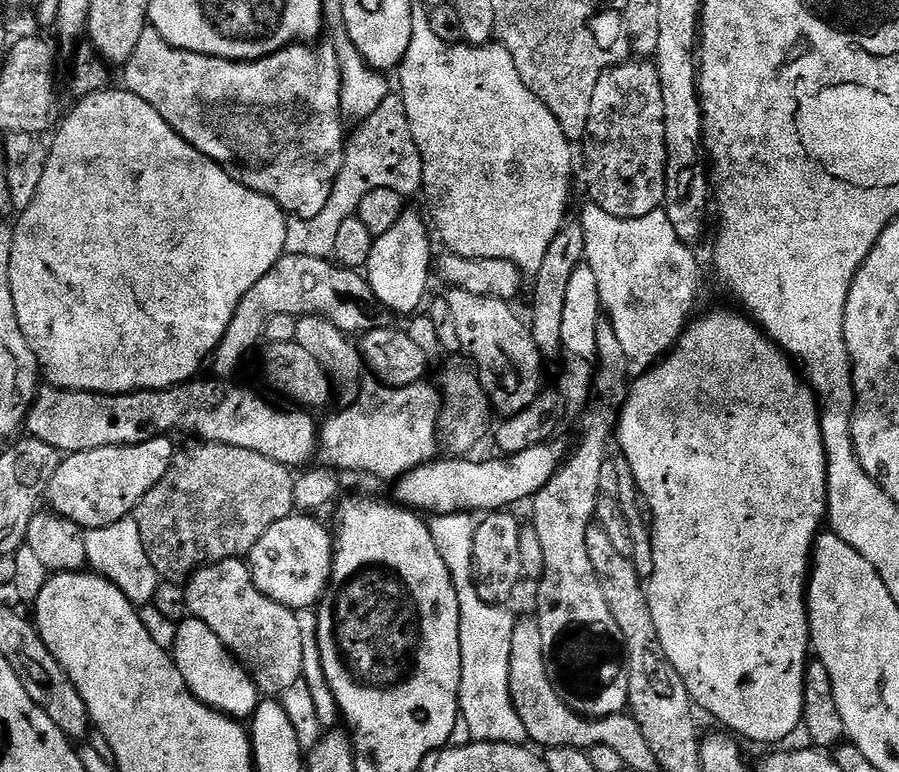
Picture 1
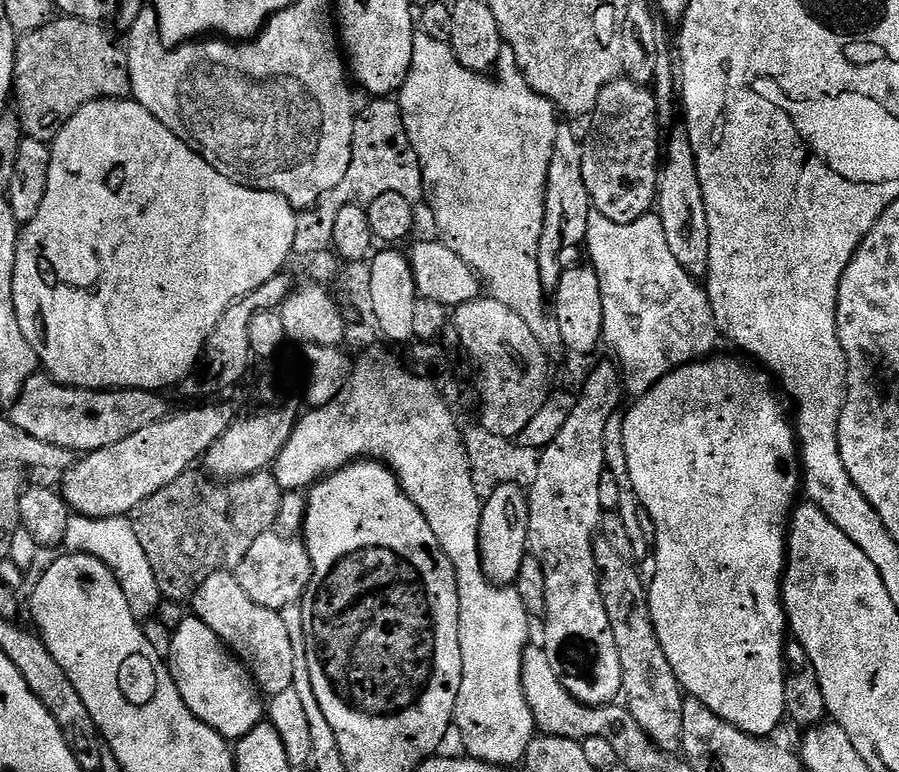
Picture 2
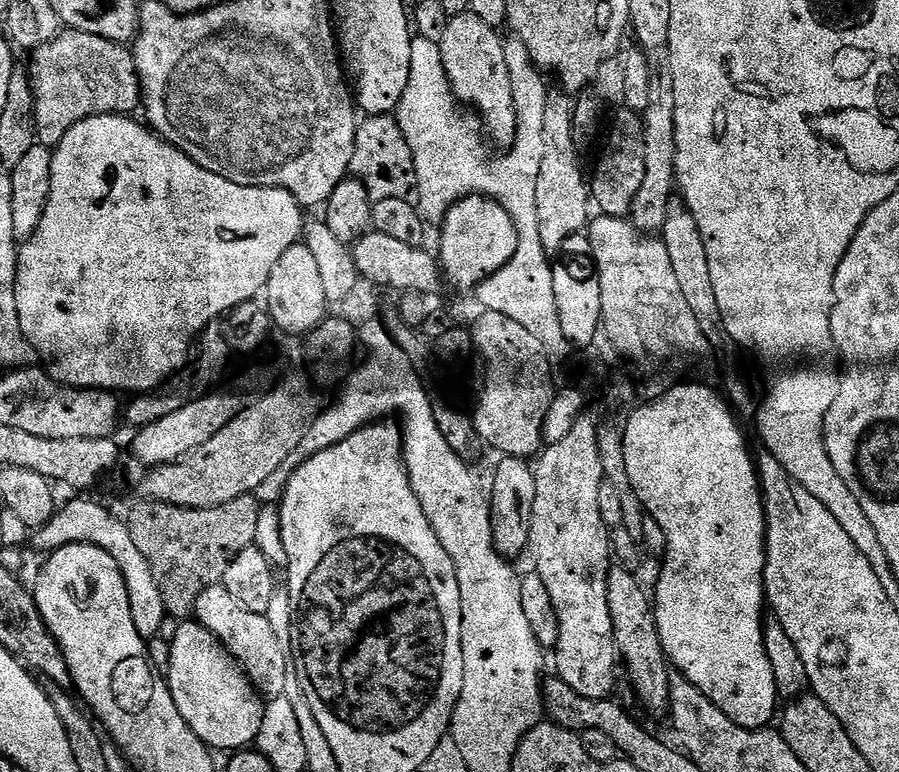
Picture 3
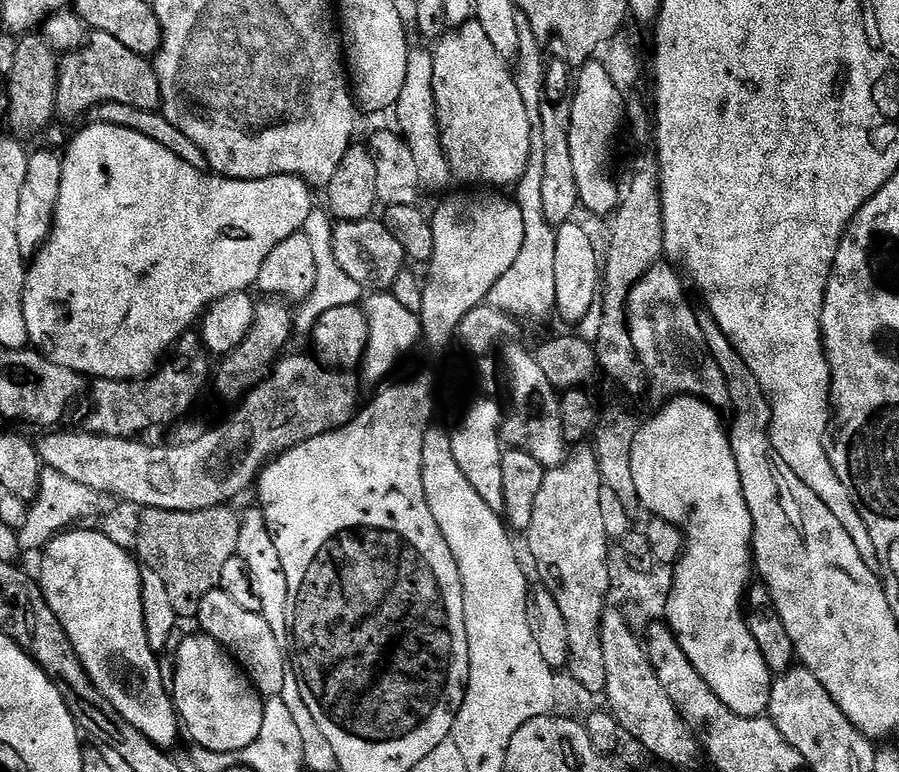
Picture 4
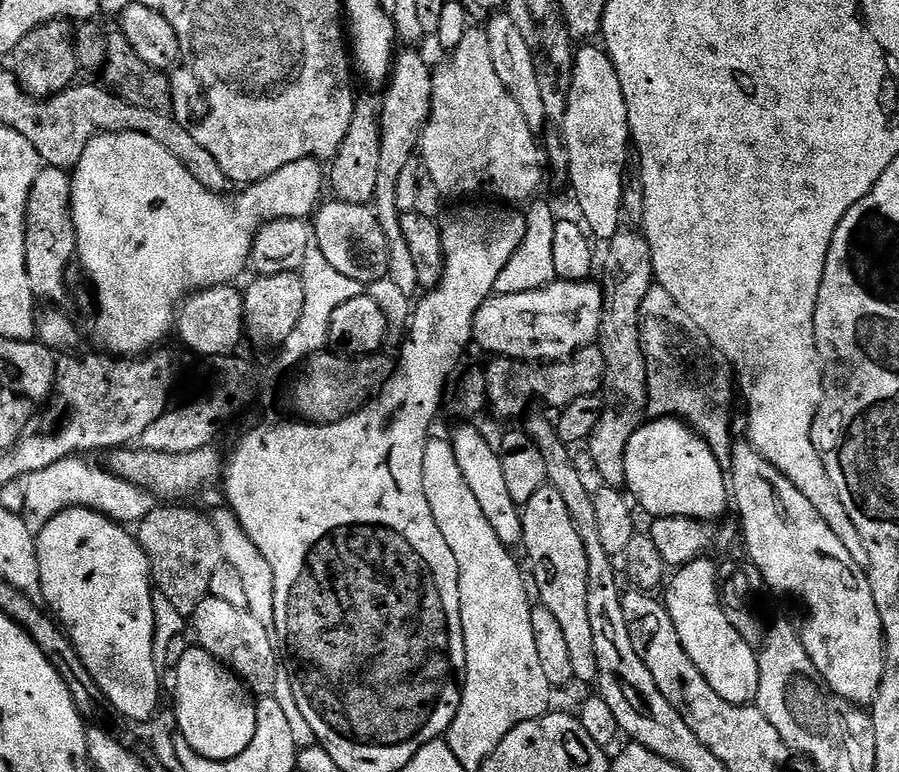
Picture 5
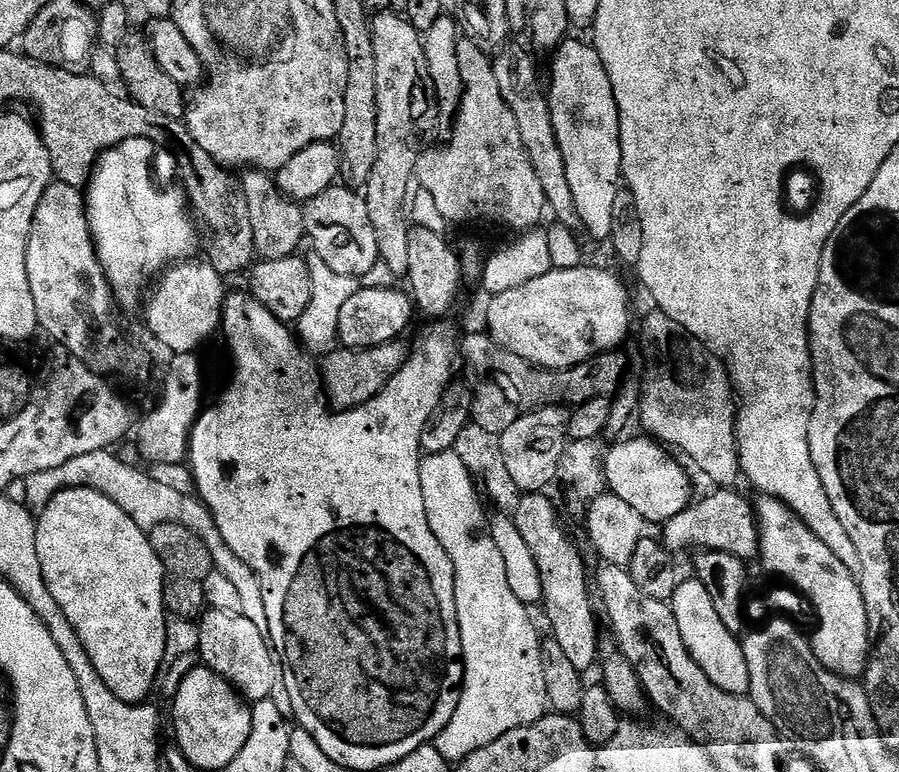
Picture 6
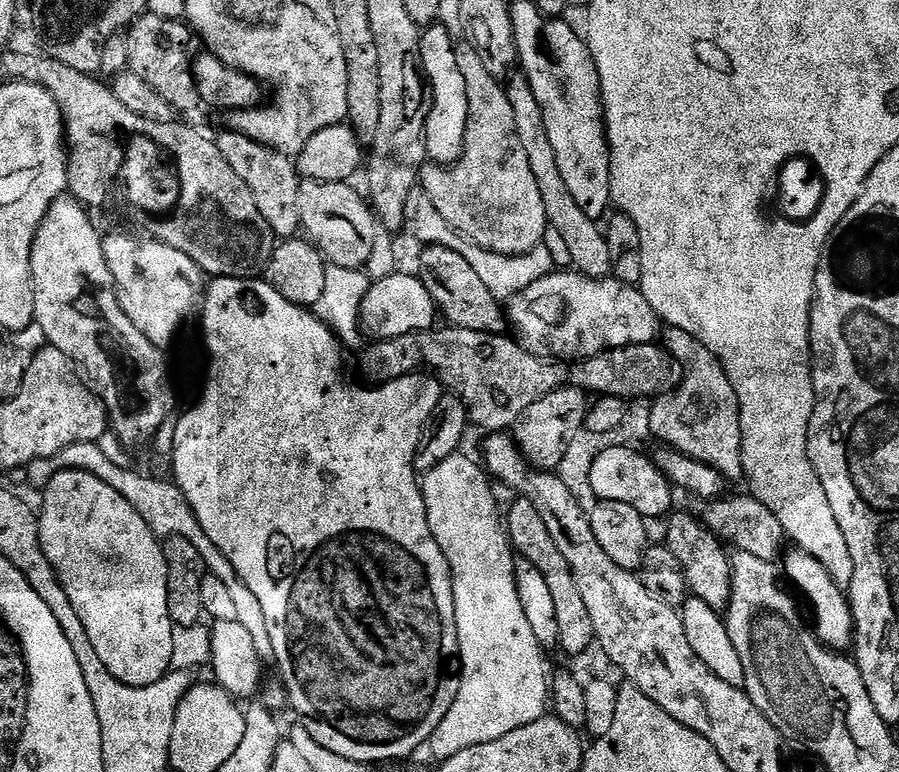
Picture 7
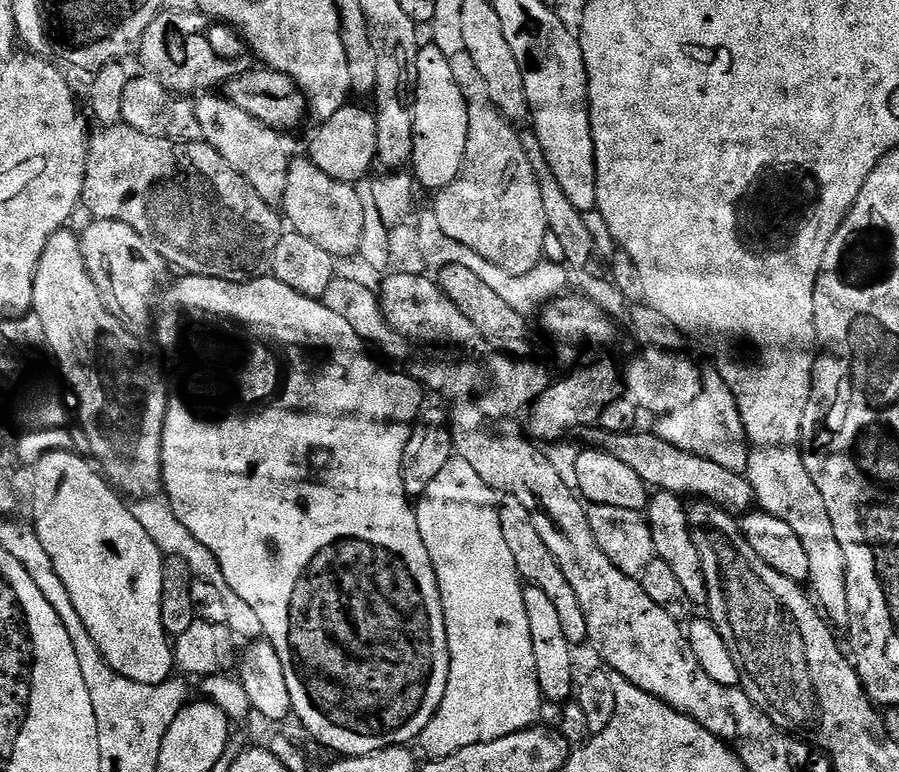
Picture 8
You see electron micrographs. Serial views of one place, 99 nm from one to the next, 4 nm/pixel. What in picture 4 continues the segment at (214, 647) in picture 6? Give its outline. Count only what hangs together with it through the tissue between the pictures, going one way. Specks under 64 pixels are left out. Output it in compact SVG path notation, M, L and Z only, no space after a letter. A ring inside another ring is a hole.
M219 586L206 598L202 598L202 606L198 606L195 623L200 623L199 631L203 635L214 638L232 655L244 670L245 676L251 680L261 697L282 696L285 685L285 669L289 666L286 659L285 645L274 638L274 630L270 630L270 622L259 612L252 612L246 606L238 606L230 594L226 594Z

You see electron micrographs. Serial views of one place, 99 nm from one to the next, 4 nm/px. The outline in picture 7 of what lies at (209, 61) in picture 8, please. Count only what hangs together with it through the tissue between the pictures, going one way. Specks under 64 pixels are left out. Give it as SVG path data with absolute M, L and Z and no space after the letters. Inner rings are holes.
M145 14L127 31L126 39L130 50L128 67L133 77L150 82L150 86L166 98L176 114L201 107L196 75L192 73L194 60L191 55L188 57L188 43L194 40L194 33L187 23Z

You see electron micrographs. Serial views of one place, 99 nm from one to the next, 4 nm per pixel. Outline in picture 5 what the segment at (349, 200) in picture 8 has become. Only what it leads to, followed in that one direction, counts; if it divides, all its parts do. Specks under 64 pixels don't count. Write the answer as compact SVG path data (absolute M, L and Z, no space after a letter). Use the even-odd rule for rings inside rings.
M335 198L321 203L314 213L314 239L334 270L365 286L388 275L388 243L375 211L367 204L347 204Z

